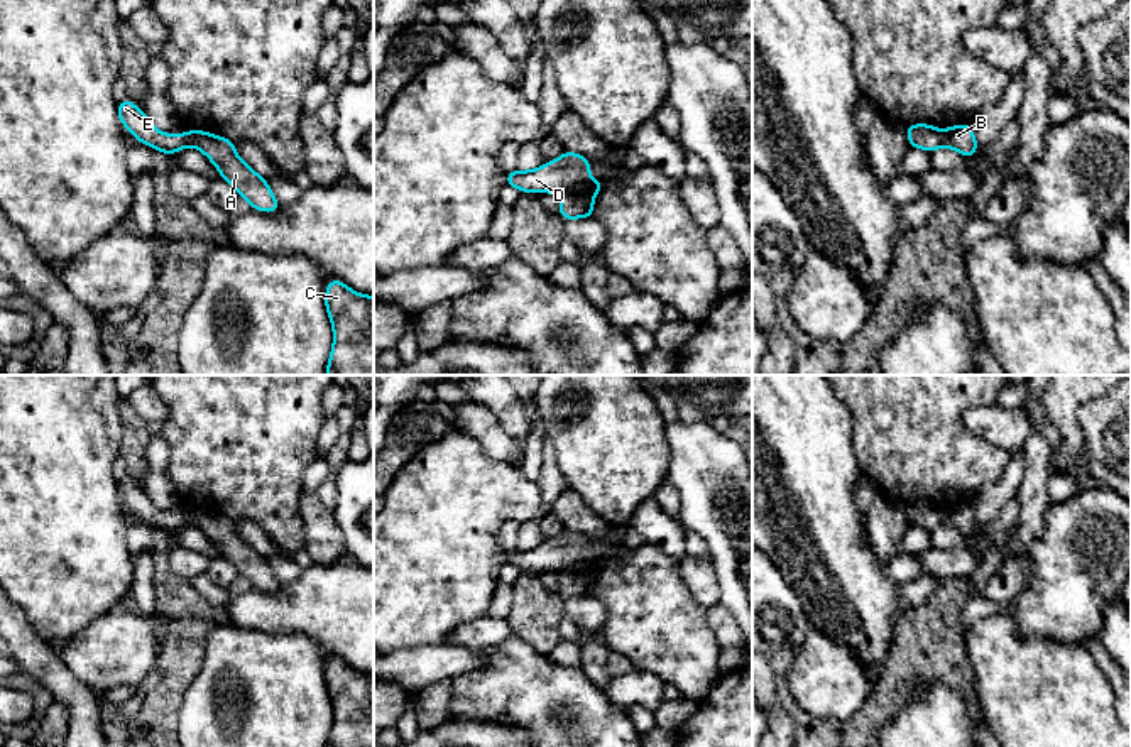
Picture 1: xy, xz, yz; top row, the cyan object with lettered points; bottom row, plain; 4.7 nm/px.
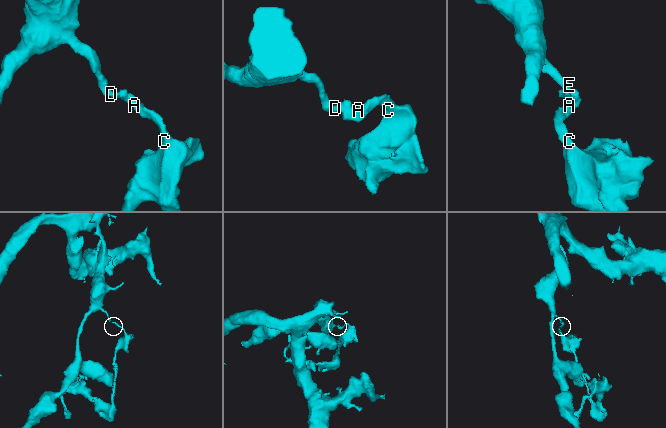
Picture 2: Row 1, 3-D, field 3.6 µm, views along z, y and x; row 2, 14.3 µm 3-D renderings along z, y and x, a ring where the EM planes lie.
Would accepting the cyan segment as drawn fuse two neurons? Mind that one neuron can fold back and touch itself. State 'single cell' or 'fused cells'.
fused cells

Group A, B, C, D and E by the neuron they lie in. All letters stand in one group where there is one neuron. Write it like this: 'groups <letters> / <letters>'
groups A B C / D E

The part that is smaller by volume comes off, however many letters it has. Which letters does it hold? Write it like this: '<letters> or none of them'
A, B, C

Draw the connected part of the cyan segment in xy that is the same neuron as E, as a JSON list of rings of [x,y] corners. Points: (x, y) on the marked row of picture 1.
[[[128,98],[117,105],[117,113],[122,125],[128,128],[137,142],[150,145],[156,150],[169,155],[176,154],[184,147],[191,147],[189,132],[178,135],[159,132],[145,117],[142,108],[135,106]]]

